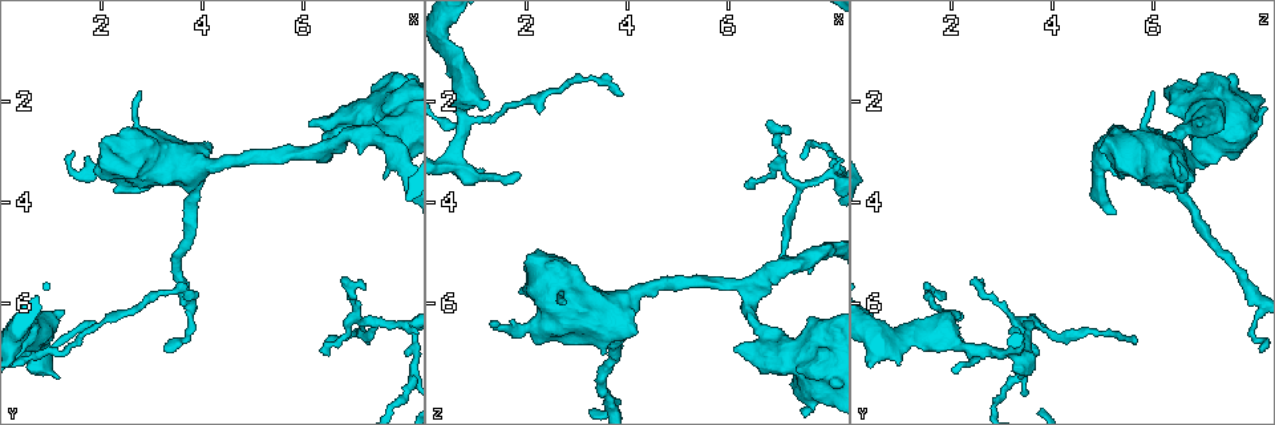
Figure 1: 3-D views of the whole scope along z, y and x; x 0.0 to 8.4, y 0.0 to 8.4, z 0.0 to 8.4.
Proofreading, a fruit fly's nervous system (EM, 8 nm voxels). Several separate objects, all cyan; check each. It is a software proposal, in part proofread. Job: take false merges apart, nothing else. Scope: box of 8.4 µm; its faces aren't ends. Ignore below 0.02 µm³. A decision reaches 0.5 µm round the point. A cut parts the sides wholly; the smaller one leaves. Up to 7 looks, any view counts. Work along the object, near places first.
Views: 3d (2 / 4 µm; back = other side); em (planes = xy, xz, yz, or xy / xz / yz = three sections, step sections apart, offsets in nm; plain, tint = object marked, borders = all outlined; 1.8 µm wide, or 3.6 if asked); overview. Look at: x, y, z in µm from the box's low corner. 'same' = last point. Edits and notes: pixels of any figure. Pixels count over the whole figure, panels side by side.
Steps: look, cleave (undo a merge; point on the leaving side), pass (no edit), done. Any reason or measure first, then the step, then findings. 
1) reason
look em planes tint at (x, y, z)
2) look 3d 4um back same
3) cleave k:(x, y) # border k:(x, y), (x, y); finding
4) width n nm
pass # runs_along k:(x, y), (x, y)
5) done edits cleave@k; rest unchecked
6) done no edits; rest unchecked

abrupt turn
look em 3.6um xy step 8 tint at (3.80, 3.25, 6.15)

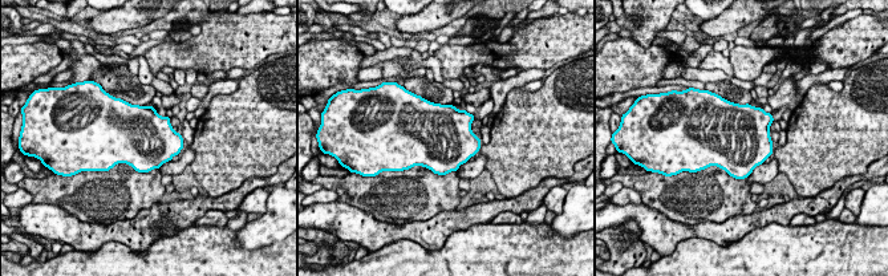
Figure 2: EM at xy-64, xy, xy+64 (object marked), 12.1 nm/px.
width 700 nm
pass # one neuron here

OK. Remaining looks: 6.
sharp bend
look 3d 4um at (7.50, 6.45, 3.65)

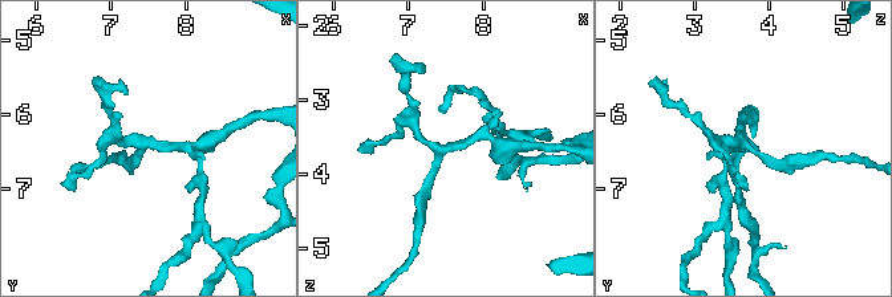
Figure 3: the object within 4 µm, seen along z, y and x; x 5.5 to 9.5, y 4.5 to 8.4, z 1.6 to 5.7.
need the tissue
look em planes tint at (7.50, 6.40, 3.70)

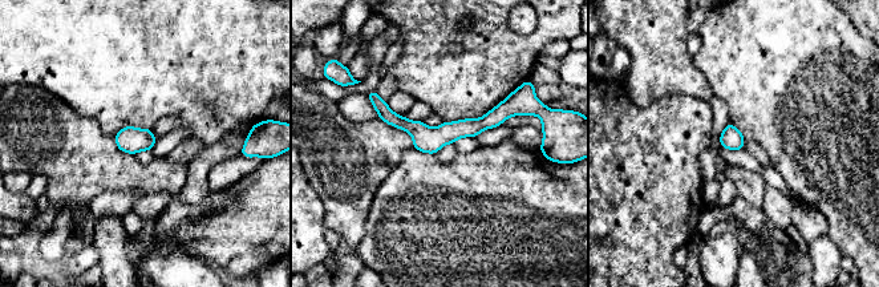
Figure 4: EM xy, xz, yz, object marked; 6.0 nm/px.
pass # runs_along 4:(375, 97), (421, 133), (473, 128), (507, 101); continuous, no second neuron

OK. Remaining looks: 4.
four-way junction
look 3d 4um at (0.85, 6.90, 2.35)

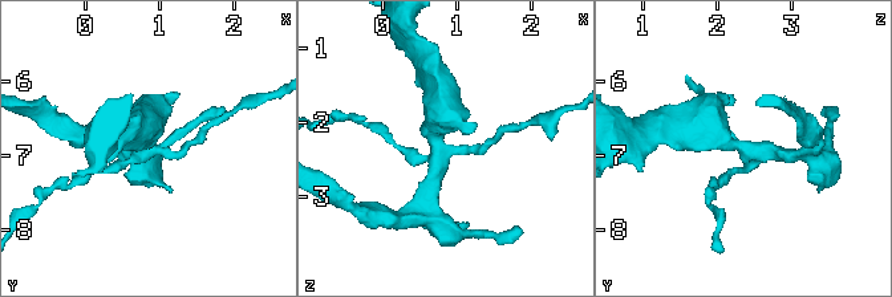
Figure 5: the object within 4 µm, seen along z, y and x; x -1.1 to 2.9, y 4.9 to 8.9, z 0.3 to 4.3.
arms 4; need the tissue
look em planes tint at (0.80, 6.95, 2.40)

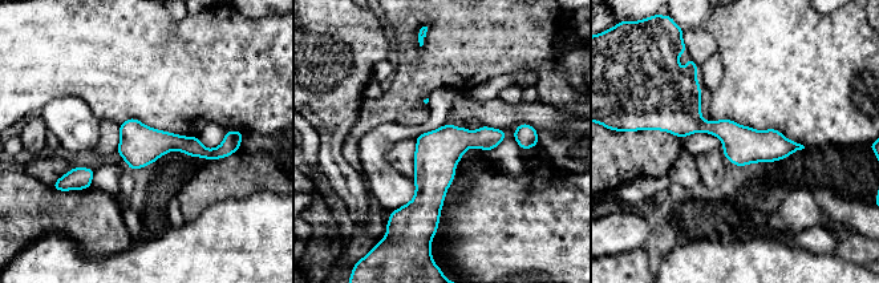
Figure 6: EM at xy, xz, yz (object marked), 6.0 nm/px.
width 240 nm
pass # runs_along 6:(663, 124), (797, 146); one neuron here

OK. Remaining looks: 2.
done no edits; rest unchecked

